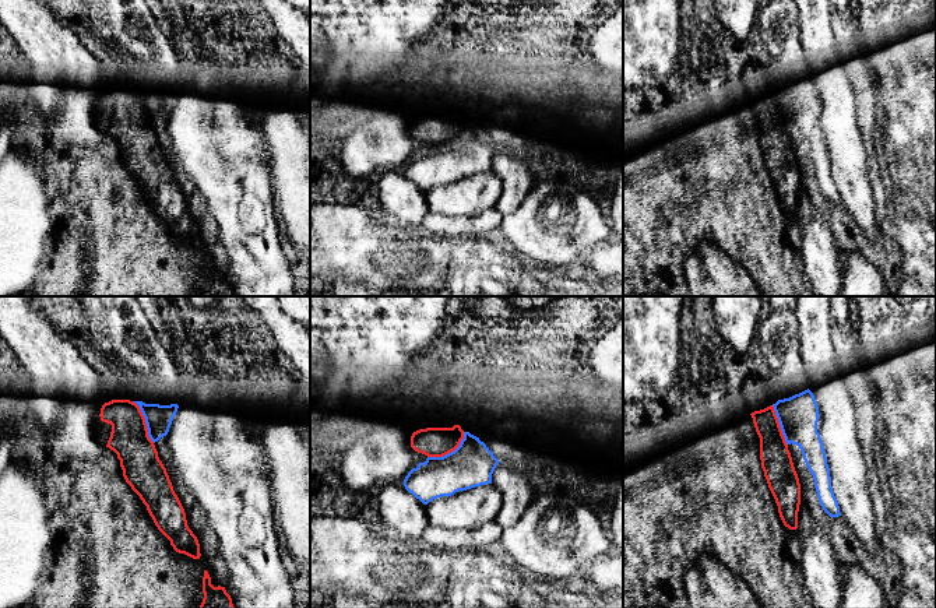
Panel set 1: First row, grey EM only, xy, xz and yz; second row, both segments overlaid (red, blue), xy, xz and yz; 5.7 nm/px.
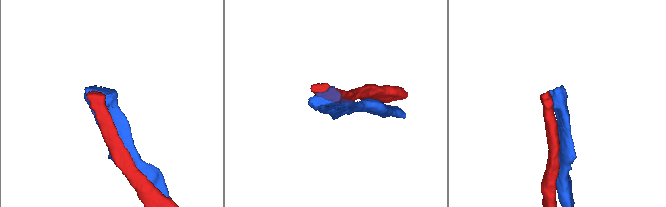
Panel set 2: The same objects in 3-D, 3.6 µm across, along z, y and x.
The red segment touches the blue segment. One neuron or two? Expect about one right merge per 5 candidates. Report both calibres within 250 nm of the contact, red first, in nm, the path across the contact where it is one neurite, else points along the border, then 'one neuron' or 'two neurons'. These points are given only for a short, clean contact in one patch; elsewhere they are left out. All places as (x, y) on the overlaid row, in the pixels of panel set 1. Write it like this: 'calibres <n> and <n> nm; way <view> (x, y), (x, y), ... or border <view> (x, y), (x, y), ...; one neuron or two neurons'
calibres 180 and 260 nm; border xz (464, 432), (460, 443), (453, 450), (442, 456), (428, 457); two neurons

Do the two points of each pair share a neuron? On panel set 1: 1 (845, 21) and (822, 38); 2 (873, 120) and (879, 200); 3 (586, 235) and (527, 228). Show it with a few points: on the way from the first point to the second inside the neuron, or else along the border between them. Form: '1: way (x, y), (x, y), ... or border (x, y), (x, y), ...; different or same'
1: border (829, 14), (833, 39), (838, 51); different
2: way (871, 140), (875, 181); same
3: way (572, 231), (544, 232), (541, 229); same

